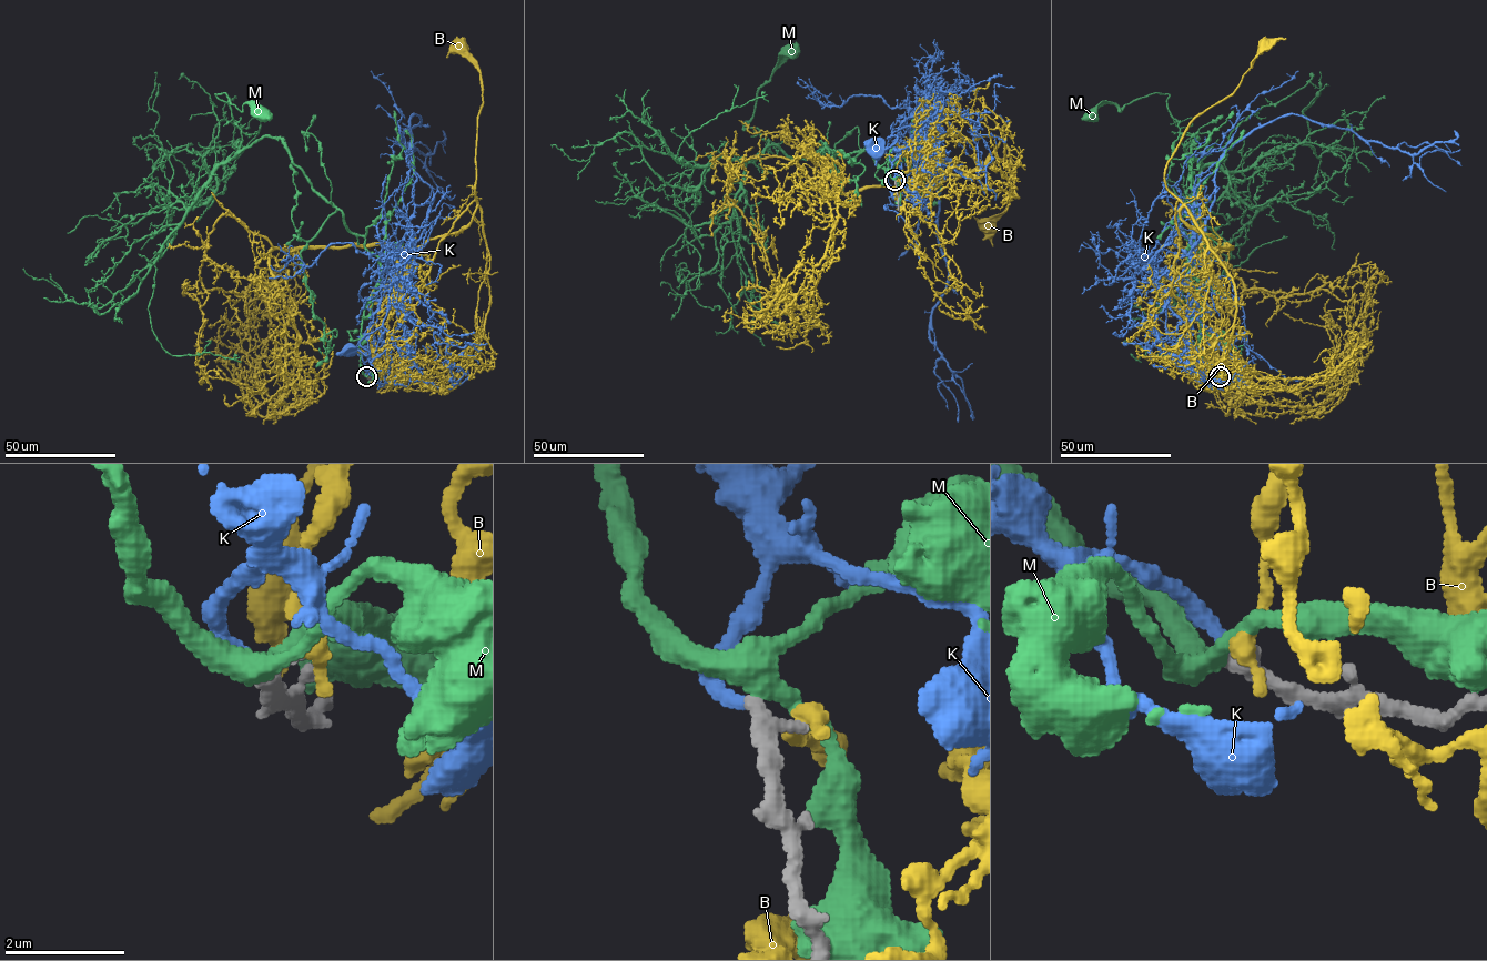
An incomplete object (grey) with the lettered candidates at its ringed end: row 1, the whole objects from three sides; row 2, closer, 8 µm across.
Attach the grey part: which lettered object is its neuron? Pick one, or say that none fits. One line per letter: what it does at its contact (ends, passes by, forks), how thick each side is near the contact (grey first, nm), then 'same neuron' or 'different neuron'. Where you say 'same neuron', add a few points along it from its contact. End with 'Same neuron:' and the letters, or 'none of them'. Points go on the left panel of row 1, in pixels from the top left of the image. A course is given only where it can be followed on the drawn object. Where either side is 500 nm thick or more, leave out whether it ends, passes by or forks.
B: it ends | 320/320 nm | different neuron
K: it ends | 320/240 nm | same neuron | via (366, 376), (364, 363), (391, 346), (391, 334), (382, 327), (367, 333), (360, 344), (368, 354), (349, 349)
M: it forks | 320/360 nm | different neuron
Same neuron: K

